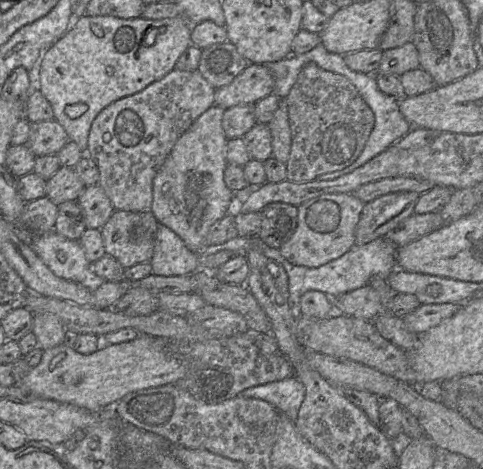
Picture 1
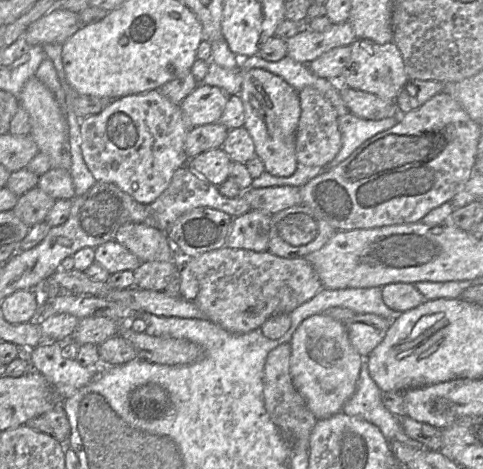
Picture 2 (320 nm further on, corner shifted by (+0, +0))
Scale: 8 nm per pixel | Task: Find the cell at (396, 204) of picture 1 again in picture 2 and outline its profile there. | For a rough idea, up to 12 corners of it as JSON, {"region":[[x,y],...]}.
{"region":[[223,247],[184,259],[234,334],[323,288],[306,258]]}

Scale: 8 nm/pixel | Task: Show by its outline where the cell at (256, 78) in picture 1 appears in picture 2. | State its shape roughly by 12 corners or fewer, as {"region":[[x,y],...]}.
{"region":[[198,84],[180,103],[191,128],[220,121],[230,98]]}

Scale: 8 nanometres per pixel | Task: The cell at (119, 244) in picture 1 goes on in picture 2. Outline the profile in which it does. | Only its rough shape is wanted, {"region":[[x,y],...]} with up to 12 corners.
{"region":[[115,240],[97,246],[94,260],[110,274],[142,263]]}

